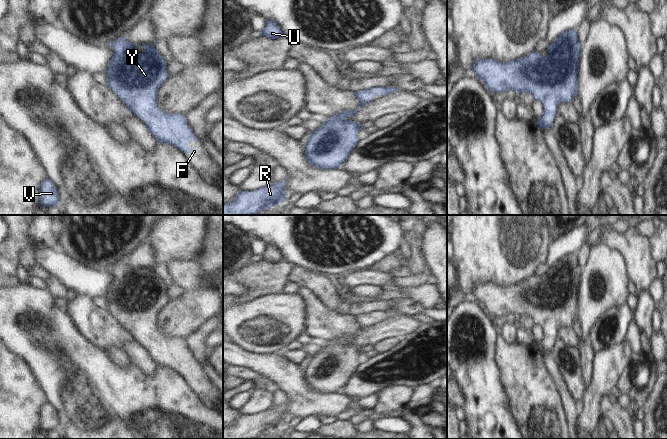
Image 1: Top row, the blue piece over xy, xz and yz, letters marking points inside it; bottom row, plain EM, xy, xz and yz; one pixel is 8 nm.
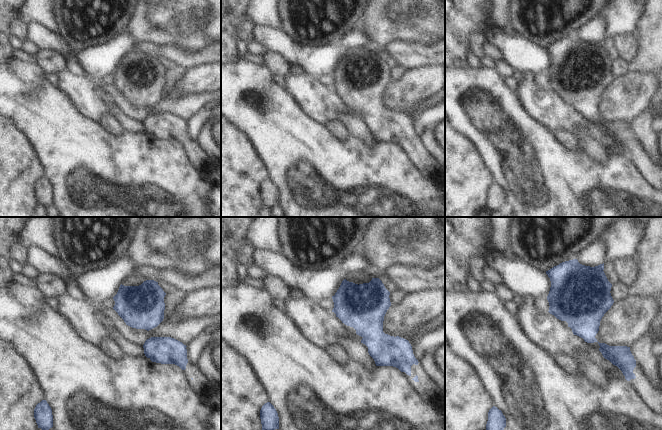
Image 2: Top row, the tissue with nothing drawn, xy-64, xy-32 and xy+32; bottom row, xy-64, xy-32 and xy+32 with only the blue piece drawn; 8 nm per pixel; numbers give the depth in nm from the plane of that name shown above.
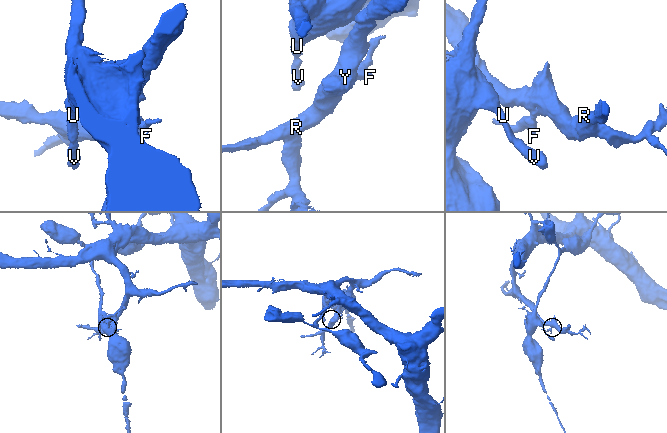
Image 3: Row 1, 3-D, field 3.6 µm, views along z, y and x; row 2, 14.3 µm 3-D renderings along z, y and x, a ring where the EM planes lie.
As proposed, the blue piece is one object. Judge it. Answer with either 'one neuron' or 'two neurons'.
one neuron

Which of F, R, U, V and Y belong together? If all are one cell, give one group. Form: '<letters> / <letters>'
F R U V Y

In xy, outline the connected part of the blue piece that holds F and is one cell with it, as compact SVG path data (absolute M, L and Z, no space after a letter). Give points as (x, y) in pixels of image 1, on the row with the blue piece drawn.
M126 36L110 42L108 46L113 47L114 51L105 71L108 78L106 86L127 104L131 112L146 122L147 129L157 142L170 143L185 154L195 155L197 148L190 149L188 143L190 140L198 143L198 139L191 131L185 115L169 114L157 106L158 90L170 76L167 73L167 63L155 48L156 41L152 45L143 43L143 53L135 51L133 46L139 44L129 43Z

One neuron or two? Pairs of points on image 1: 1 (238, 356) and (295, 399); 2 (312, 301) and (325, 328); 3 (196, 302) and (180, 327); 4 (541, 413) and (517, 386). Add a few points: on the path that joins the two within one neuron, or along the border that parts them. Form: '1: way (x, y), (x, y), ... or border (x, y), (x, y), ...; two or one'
1: way (254, 362), (268, 365), (286, 383); one
2: way (315, 308), (322, 321); one
3: way (192, 308), (180, 321); one
4: way (536, 406), (524, 393); one

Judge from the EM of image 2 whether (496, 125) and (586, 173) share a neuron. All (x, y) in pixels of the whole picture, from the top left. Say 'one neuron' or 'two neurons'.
one neuron

